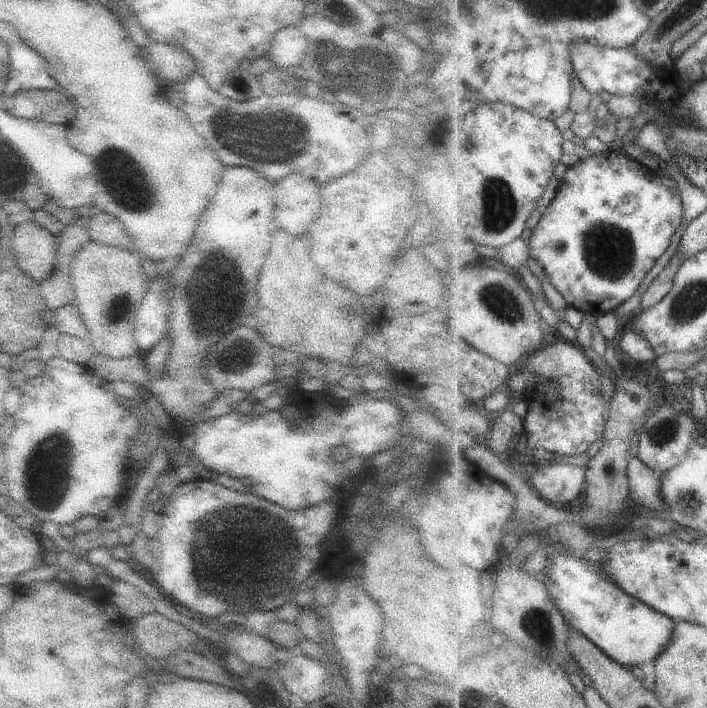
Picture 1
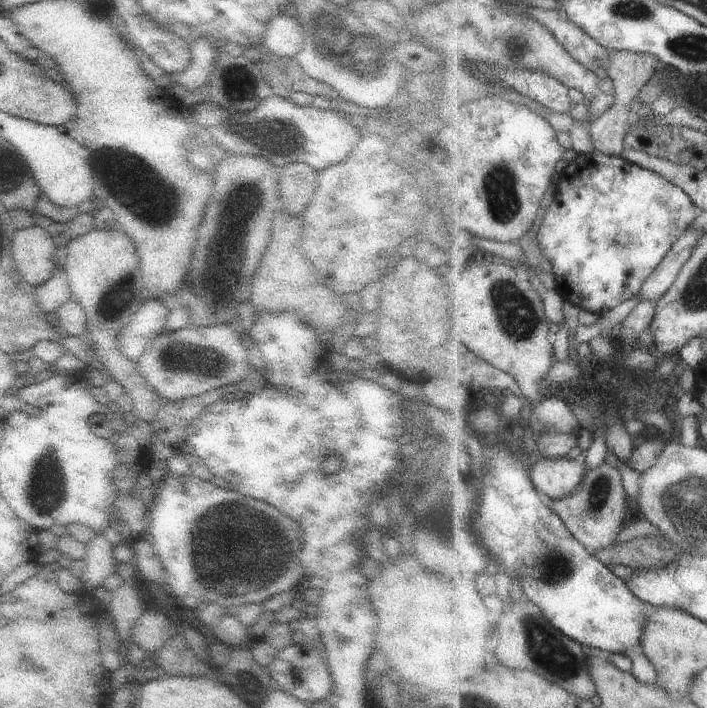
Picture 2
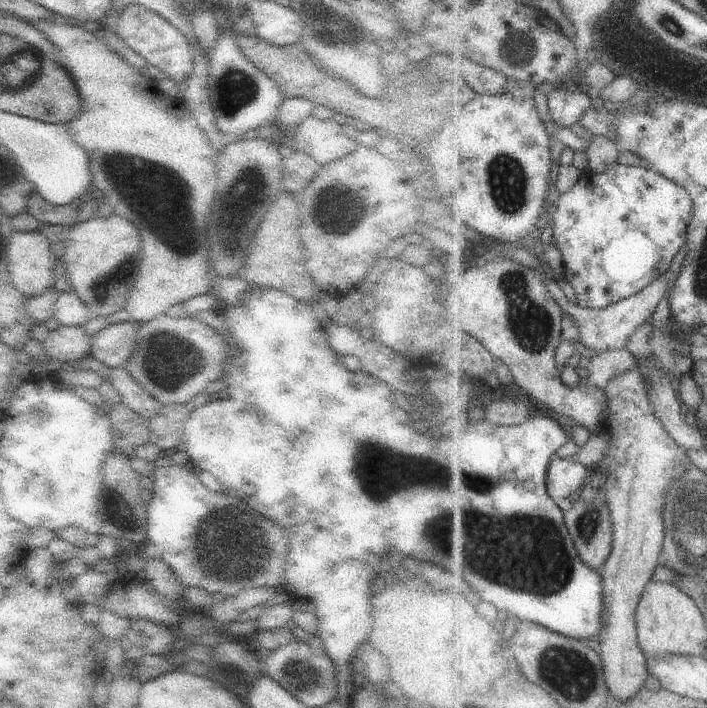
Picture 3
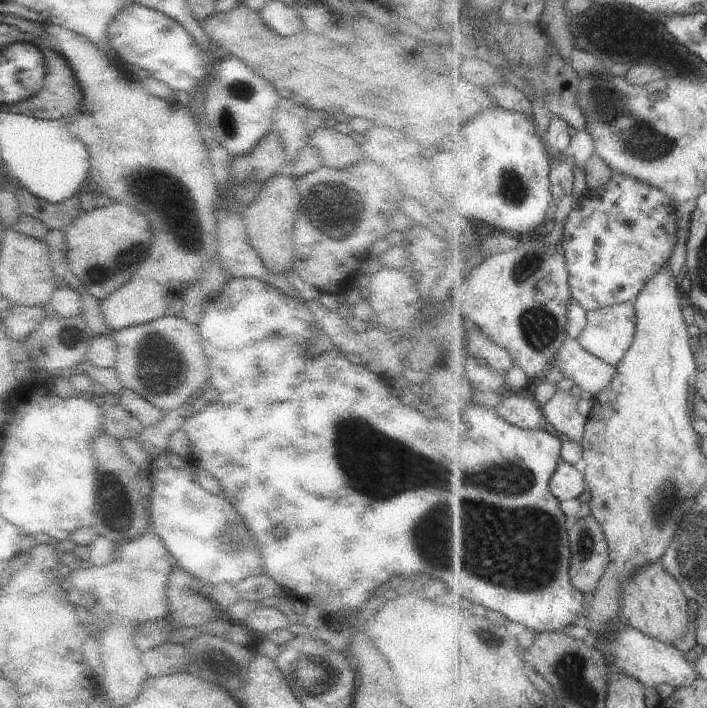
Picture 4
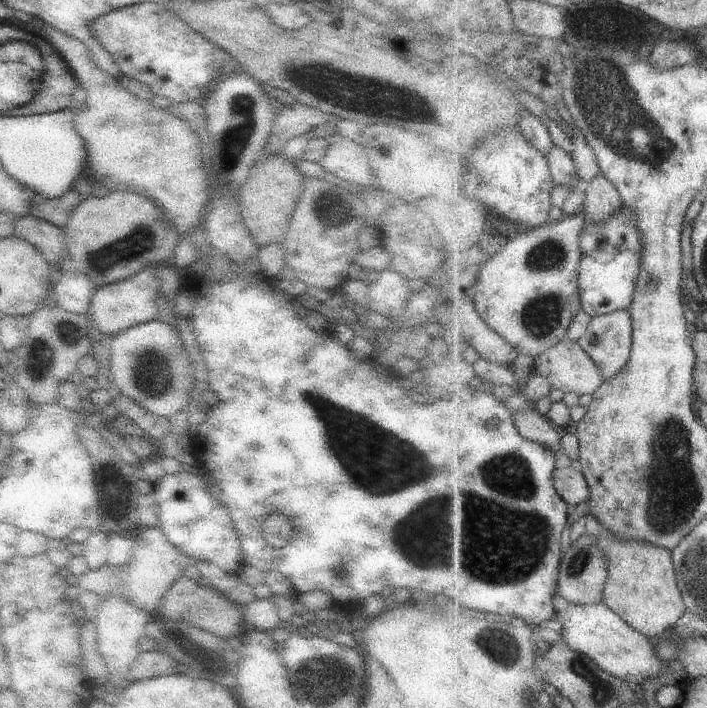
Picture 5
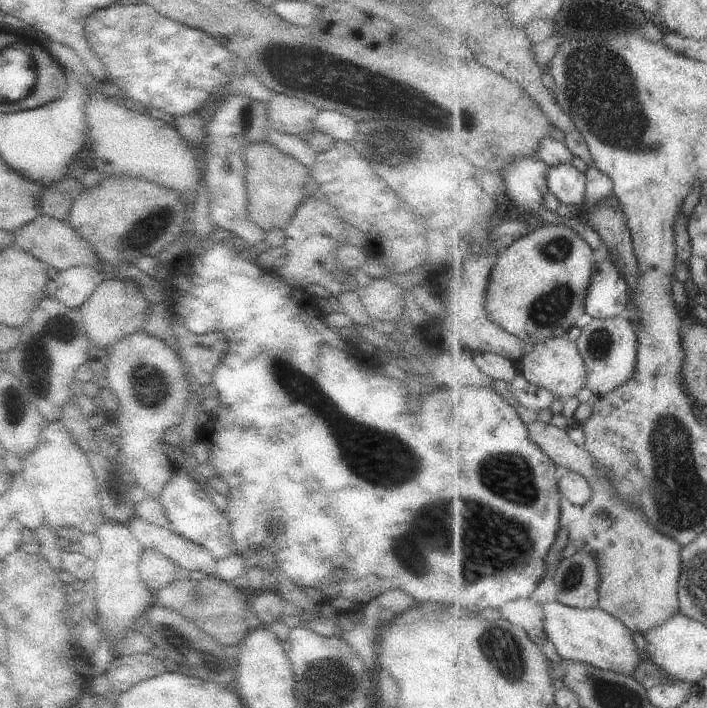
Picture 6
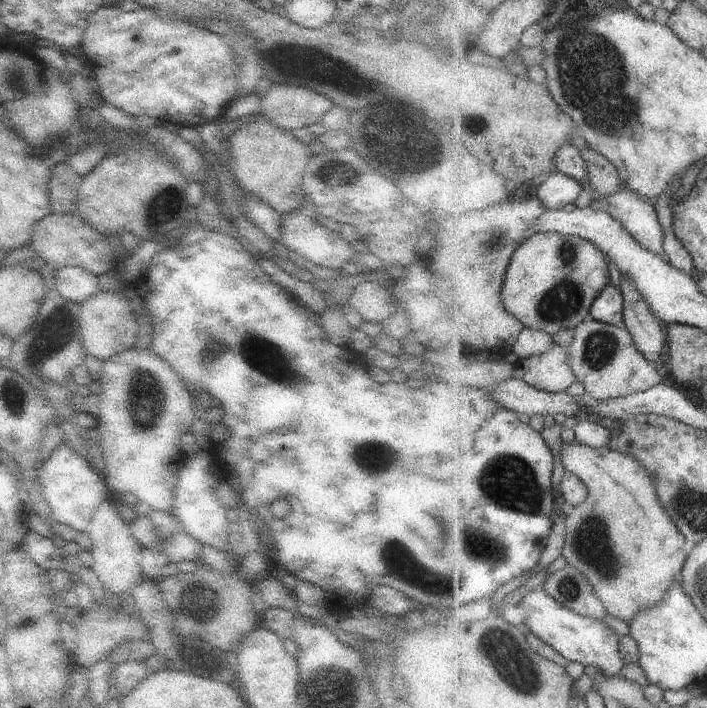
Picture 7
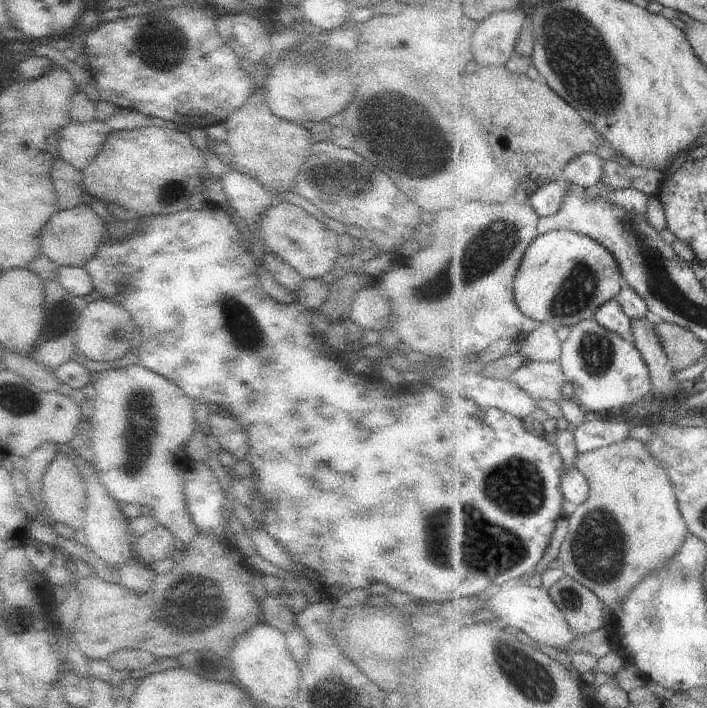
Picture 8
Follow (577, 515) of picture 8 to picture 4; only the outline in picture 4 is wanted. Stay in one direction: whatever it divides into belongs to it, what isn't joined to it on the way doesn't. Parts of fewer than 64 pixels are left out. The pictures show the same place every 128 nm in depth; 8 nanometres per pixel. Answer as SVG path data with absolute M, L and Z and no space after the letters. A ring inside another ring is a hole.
M520 391L506 392L494 409L501 418L517 427L524 429L549 427L542 406L532 396ZM661 561L649 563L641 567L633 576L622 584L621 597L621 616L623 622L641 631L643 634L649 635L651 638L657 639L662 643L672 645L673 642L683 638L685 632L689 630L689 599L685 591L681 588L680 582L663 566Z

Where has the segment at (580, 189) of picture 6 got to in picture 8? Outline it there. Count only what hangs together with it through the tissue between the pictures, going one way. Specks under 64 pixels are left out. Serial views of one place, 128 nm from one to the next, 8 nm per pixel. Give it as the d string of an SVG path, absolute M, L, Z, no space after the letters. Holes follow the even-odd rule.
M559 179L544 182L529 197L531 206L537 214L540 214L540 217L553 216L565 204L571 188L571 186L565 186Z

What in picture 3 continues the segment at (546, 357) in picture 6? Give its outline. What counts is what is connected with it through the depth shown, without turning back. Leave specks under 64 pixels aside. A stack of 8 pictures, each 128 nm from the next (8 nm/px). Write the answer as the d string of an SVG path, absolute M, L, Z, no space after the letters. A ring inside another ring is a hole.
M629 349L584 352L589 356L589 384L604 389L612 378L636 367L635 355Z

